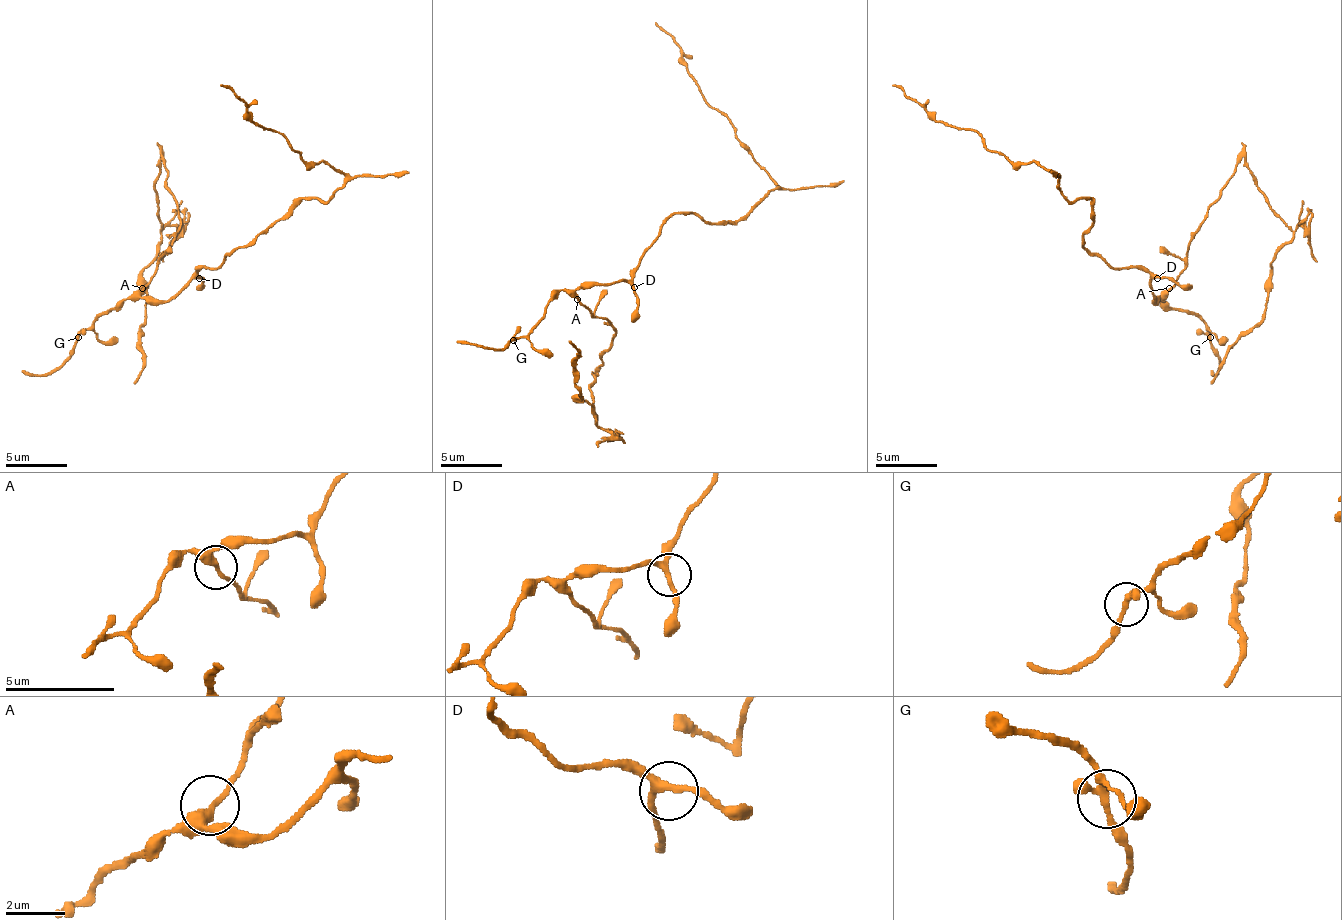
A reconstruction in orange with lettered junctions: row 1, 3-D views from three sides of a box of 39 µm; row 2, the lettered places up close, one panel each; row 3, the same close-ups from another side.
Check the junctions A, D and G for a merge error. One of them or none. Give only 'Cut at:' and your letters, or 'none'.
Cut at: A

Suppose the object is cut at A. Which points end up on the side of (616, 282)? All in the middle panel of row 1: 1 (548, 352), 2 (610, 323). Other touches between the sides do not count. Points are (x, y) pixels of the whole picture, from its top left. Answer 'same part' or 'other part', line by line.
1: same part
2: other part

